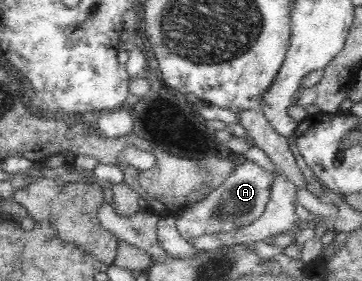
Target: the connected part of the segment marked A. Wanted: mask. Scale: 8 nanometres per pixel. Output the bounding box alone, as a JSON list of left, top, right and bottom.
[176,160,273,243]

